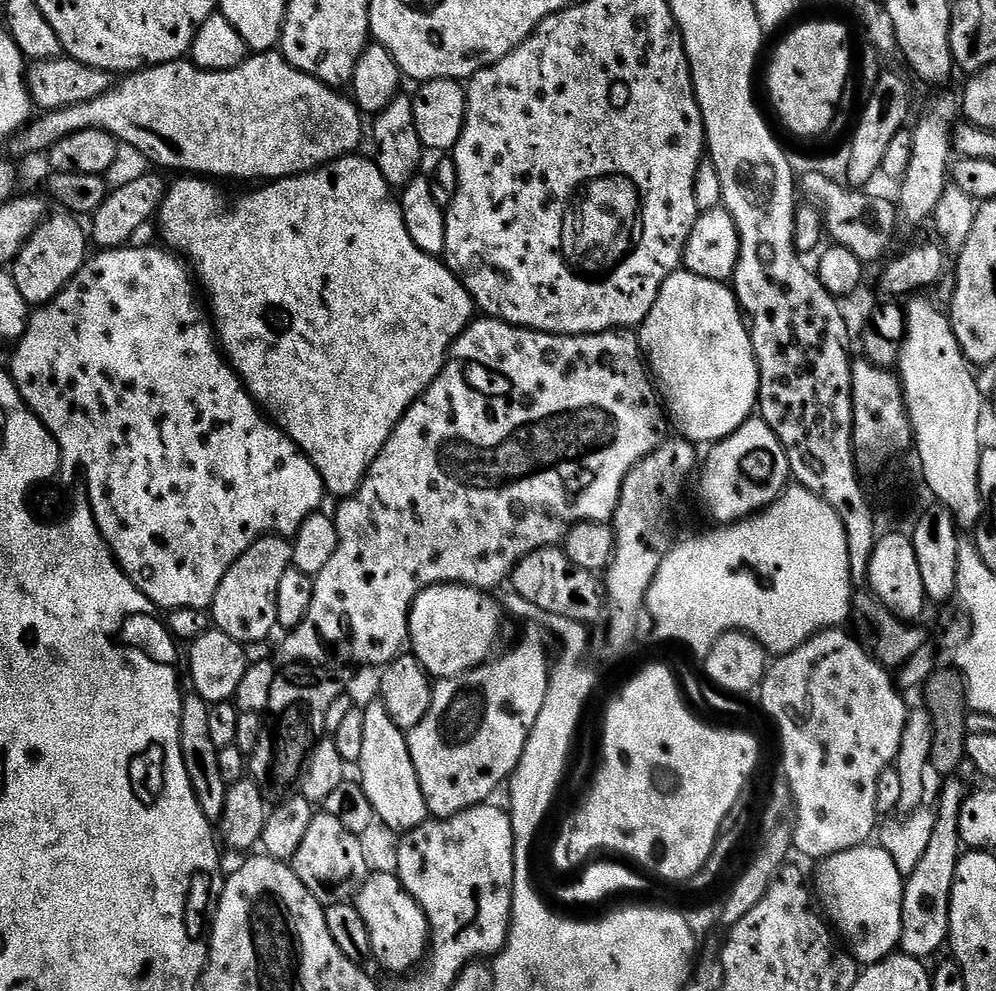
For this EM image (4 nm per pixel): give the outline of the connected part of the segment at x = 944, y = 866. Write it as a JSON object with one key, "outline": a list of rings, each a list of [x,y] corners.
{"outline":[[[956,774],[949,775],[940,792],[940,812],[935,813],[934,834],[930,834],[930,846],[922,854],[918,866],[907,873],[902,898],[902,938],[899,951],[915,960],[927,961],[940,947],[948,944],[950,926],[950,894],[954,890],[954,874],[962,855],[962,845],[956,830],[956,818],[960,815],[960,806],[970,788],[960,781]]]}

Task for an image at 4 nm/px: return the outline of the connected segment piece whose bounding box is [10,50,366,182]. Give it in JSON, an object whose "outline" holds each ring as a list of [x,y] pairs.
{"outline":[[[276,50],[249,55],[242,66],[225,72],[207,72],[182,59],[144,68],[141,72],[125,75],[121,80],[124,80],[121,84],[120,81],[113,83],[109,92],[90,102],[37,115],[11,137],[11,155],[21,158],[35,152],[47,153],[70,134],[78,134],[82,130],[102,130],[115,136],[121,145],[129,144],[137,148],[146,159],[180,172],[176,174],[271,182],[285,180],[287,176],[301,176],[304,172],[312,172],[324,164],[351,156],[359,149],[356,147],[360,139],[366,136],[366,120],[355,100],[343,91],[290,66],[288,59]]]}

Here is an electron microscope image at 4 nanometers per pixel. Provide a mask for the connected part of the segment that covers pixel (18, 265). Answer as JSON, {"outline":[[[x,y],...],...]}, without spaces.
{"outline":[[[49,215],[43,224],[34,230],[24,249],[16,255],[10,273],[18,286],[18,291],[29,306],[48,304],[71,280],[80,273],[80,268],[89,259],[90,240],[86,228],[75,215]]]}

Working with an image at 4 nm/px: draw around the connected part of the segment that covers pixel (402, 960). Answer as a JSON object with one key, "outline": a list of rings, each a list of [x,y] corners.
{"outline":[[[373,871],[356,893],[354,903],[358,914],[362,914],[362,922],[366,922],[366,930],[370,930],[372,960],[375,963],[380,963],[388,972],[400,972],[396,974],[408,974],[423,965],[430,947],[428,919],[422,906],[418,906],[402,886],[395,871]]]}

